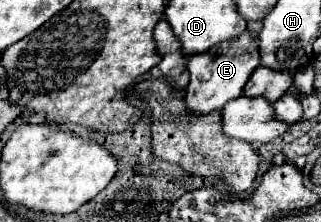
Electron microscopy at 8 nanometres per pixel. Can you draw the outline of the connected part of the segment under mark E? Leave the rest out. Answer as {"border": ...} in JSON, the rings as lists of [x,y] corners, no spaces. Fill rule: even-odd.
{"border":[[[247,31],[231,43],[219,43],[219,47],[211,47],[211,51],[205,51],[203,55],[191,55],[187,63],[189,85],[183,97],[185,109],[195,115],[207,115],[209,111],[223,109],[225,103],[243,95],[243,87],[255,67],[259,67],[259,47]]]}

